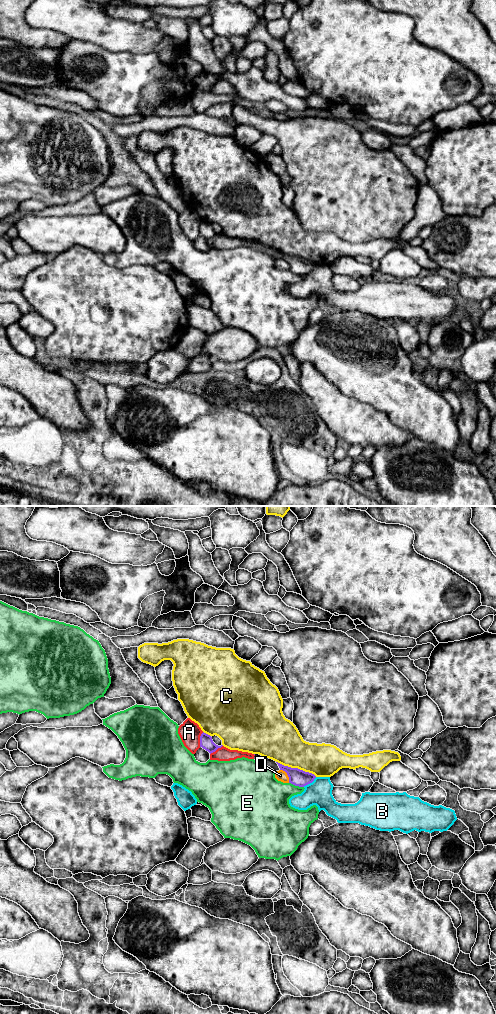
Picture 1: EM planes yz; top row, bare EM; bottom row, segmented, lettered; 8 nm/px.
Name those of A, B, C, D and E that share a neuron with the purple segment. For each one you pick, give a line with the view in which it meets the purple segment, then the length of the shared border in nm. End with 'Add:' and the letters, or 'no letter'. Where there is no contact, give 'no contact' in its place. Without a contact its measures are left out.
Add: no letter

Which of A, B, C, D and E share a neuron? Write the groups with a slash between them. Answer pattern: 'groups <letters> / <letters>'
groups A / B / C / D / E

